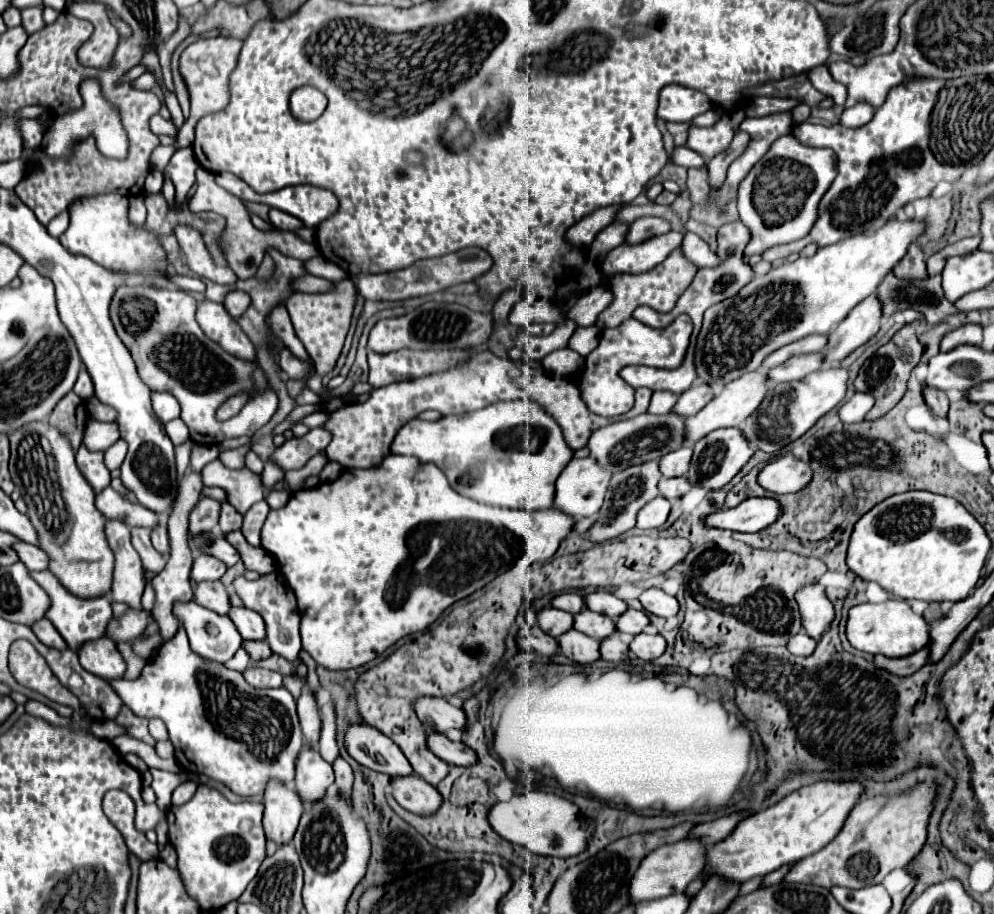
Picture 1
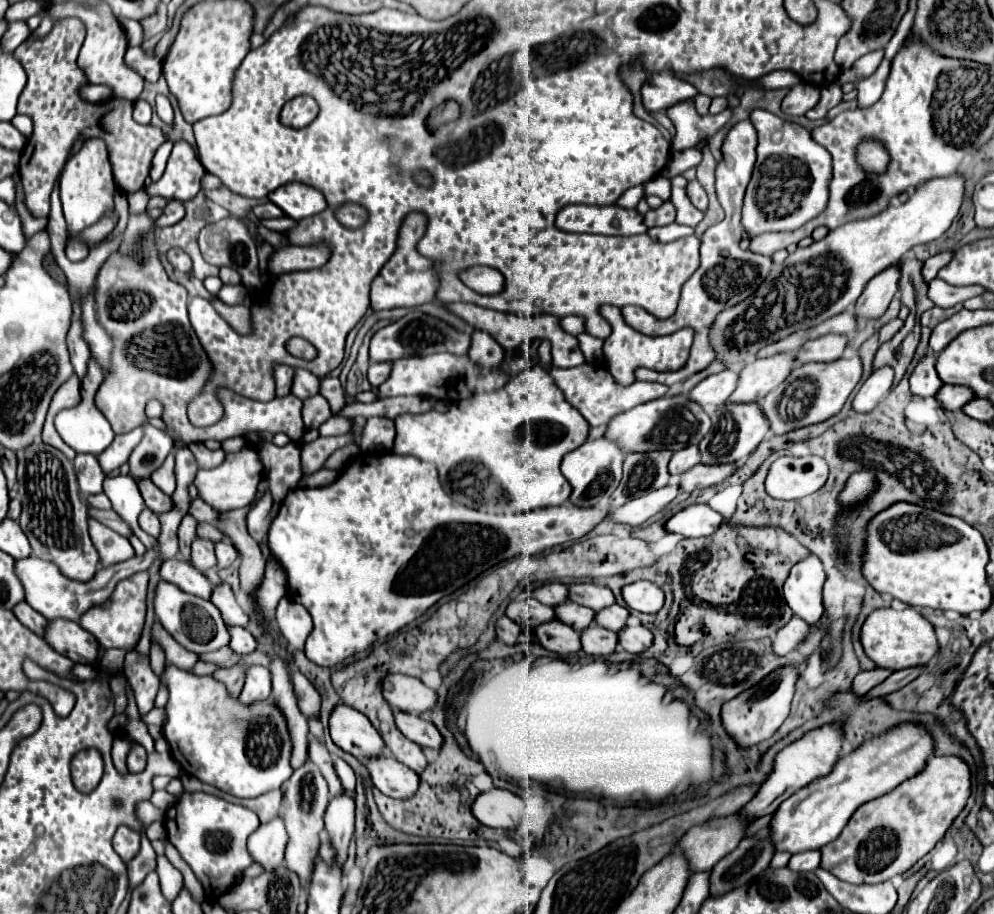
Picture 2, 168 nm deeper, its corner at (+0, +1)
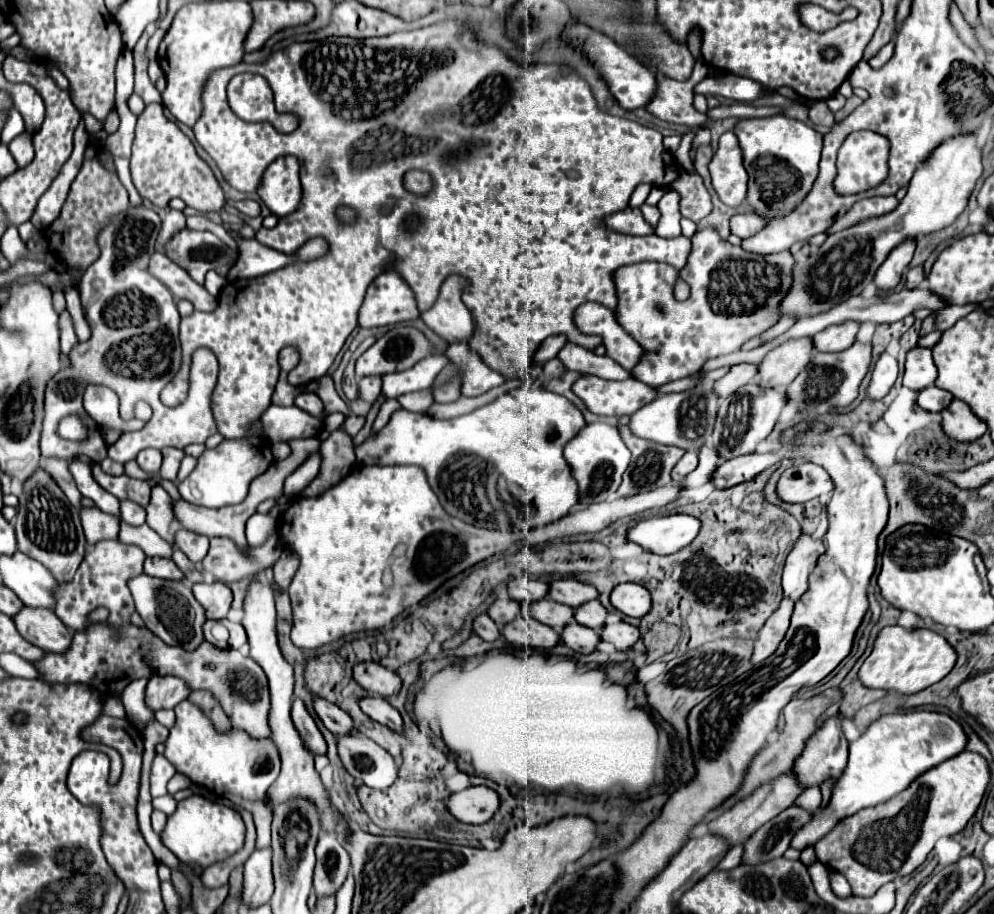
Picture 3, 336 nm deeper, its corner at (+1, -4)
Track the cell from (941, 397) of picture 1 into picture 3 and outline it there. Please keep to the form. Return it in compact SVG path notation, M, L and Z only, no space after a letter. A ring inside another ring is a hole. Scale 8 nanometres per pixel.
M915 346L907 352L905 362L905 374L903 374L903 386L911 390L923 390L931 386L937 378L937 368L931 358L931 348Z

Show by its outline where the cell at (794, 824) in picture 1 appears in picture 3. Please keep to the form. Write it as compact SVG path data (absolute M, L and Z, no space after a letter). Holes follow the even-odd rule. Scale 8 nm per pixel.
M915 710L885 714L877 718L861 738L849 742L849 762L835 784L829 806L813 814L811 824L803 826L803 830L799 830L799 834L795 834L791 840L791 848L803 850L813 846L835 826L835 822L855 814L861 808L887 802L905 790L925 770L961 754L965 744L967 736L963 726L943 712Z

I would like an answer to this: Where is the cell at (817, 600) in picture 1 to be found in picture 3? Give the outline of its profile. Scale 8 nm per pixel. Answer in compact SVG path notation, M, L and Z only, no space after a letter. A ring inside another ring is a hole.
M801 534L787 556L783 572L783 592L791 600L799 600L807 590L807 578L815 568L815 562L825 550L825 542L813 536Z

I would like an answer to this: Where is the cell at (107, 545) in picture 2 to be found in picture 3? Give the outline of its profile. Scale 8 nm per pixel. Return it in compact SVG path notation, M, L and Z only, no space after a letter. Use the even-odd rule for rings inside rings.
M83 508L81 510L81 524L83 524L83 532L85 532L89 546L93 546L95 542L99 542L103 538L117 540L119 518L115 518L113 514L101 512L99 508Z

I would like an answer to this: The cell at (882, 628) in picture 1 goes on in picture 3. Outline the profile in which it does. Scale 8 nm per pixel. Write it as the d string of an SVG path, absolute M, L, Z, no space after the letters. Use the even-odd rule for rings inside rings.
M887 626L879 632L873 652L863 662L859 670L859 680L865 688L917 694L939 680L943 680L955 666L957 652L953 646L933 630L913 630L905 632L901 626Z

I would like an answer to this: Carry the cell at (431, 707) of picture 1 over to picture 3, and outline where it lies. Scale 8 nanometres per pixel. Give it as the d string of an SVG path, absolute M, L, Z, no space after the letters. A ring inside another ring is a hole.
M359 662L355 664L353 668L353 678L371 694L377 694L377 696L393 696L399 686L401 686L401 680L395 672L383 668L381 664L377 662Z

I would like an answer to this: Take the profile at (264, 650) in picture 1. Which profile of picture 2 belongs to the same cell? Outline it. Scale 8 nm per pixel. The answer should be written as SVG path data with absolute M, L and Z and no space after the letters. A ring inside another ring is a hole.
M230 629L230 649L238 655L248 655L252 651L256 651L256 645L258 641L252 637L252 633L248 629Z

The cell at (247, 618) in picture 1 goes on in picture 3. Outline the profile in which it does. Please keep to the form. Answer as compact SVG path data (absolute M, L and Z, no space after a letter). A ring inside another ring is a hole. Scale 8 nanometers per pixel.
M221 582L193 584L193 596L205 608L205 616L211 620L225 618L233 600L229 586Z

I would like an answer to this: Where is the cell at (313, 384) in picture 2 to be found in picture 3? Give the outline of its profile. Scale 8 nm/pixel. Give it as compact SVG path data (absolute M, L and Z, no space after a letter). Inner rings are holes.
M301 392L297 398L295 398L295 406L299 406L301 410L309 412L311 416L321 416L323 414L323 402L319 400L317 394L313 392Z

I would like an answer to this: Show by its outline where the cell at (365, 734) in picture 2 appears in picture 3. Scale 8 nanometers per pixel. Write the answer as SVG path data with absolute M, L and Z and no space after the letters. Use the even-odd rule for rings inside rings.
M313 698L313 706L315 706L317 716L325 724L325 728L331 730L333 734L353 732L353 722L351 722L349 714L345 710L341 710L339 706L327 702L325 698Z

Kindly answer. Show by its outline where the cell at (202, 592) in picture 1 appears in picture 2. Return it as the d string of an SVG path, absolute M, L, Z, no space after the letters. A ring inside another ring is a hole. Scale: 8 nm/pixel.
M180 559L164 561L160 569L160 577L196 597L202 597L202 599L212 597L214 585L198 569L194 569L188 561L180 561Z

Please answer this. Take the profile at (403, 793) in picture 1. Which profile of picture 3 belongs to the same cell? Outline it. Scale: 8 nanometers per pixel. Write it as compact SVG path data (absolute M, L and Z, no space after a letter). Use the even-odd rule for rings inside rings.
M359 732L335 738L337 738L337 754L345 770L357 782L361 780L369 788L381 788L381 790L391 786L391 782L395 782L397 764L385 748L371 742L371 738Z

